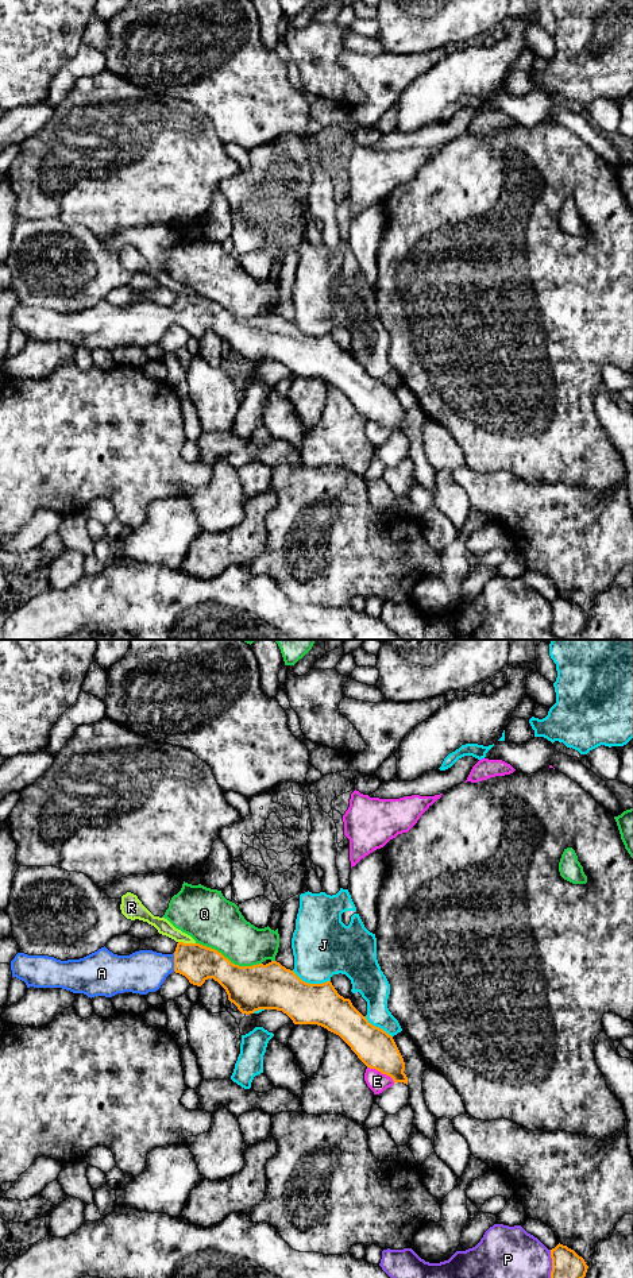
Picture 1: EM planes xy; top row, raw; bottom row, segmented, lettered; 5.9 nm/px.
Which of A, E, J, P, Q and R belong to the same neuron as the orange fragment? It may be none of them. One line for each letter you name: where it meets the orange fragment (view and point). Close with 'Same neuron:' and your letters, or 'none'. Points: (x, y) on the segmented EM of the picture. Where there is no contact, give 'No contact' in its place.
A: Touches orange at xy (174, 962)
Same neuron: A

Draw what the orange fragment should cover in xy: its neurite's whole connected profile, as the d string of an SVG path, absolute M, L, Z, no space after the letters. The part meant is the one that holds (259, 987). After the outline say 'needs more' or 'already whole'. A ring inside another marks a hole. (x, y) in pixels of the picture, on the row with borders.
M178 942L173 954L153 950L139 950L130 955L117 955L105 946L80 958L61 961L49 955L28 955L18 953L11 961L12 977L26 982L27 988L62 988L88 997L112 997L117 993L132 992L147 995L161 988L166 977L175 972L185 976L190 984L201 987L208 978L217 981L227 992L228 1000L242 1013L250 1015L259 1009L277 1009L286 1013L294 1024L317 1024L339 1035L370 1069L408 1085L404 1073L405 1062L393 1039L386 1031L373 1026L351 1003L337 993L331 981L309 984L302 981L293 970L277 961L266 965L239 966L221 953L200 943Z | needs more

